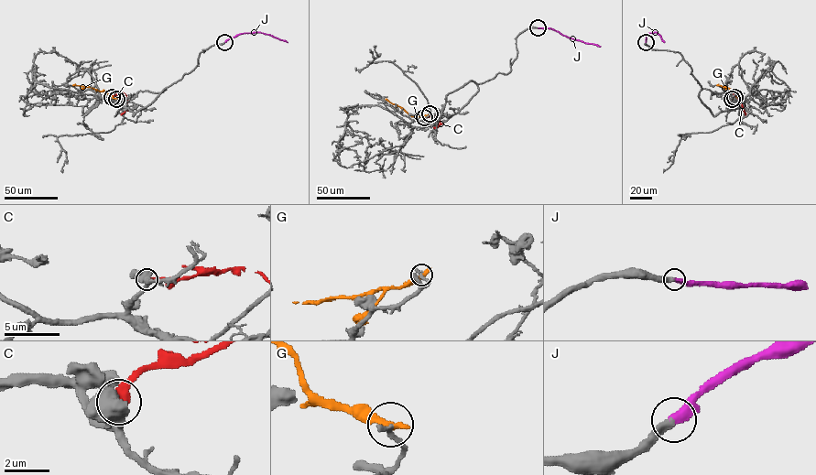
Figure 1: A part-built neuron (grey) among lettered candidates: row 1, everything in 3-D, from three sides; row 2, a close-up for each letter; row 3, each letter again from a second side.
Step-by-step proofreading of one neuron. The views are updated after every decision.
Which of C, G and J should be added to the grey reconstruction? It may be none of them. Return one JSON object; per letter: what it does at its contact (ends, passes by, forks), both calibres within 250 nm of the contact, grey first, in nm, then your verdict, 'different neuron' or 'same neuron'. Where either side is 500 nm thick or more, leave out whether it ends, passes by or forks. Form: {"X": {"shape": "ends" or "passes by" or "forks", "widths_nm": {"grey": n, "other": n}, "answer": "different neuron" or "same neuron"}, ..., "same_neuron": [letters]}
{"C": {"widths_nm": {"grey": 650, "other": 400}, "answer": "different neuron"}, "G": {"shape": "ends", "widths_nm": {"grey": 280, "other": 360}, "answer": "different neuron"}, "J": {"shape": "ends", "widths_nm": {"grey": 320, "other": 400}, "answer": "same neuron"}, "same_neuron": ["J"]}

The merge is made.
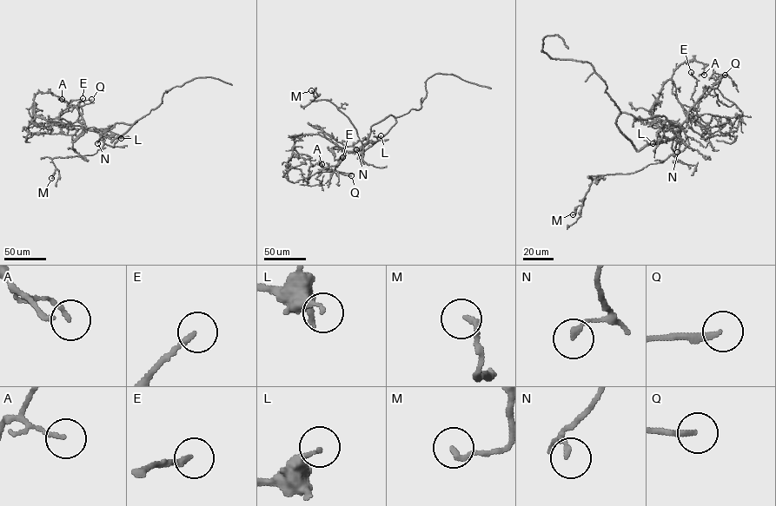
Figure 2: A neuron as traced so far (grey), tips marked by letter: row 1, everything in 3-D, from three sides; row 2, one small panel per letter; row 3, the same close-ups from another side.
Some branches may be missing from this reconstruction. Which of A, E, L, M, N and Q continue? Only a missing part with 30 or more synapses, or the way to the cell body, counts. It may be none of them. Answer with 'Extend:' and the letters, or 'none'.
Extend: none

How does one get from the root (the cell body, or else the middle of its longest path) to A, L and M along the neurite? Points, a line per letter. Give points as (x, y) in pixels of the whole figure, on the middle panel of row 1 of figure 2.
A: (366, 144), (345, 151), (318, 134), (297, 136), (294, 147), (297, 153), (309, 155), (312, 166), (321, 164)
L: (366, 144), (368, 138), (373, 142), (381, 135)
M: (366, 144), (361, 148), (362, 154), (363, 146), (348, 118), (328, 101), (312, 101), (315, 97), (311, 90)

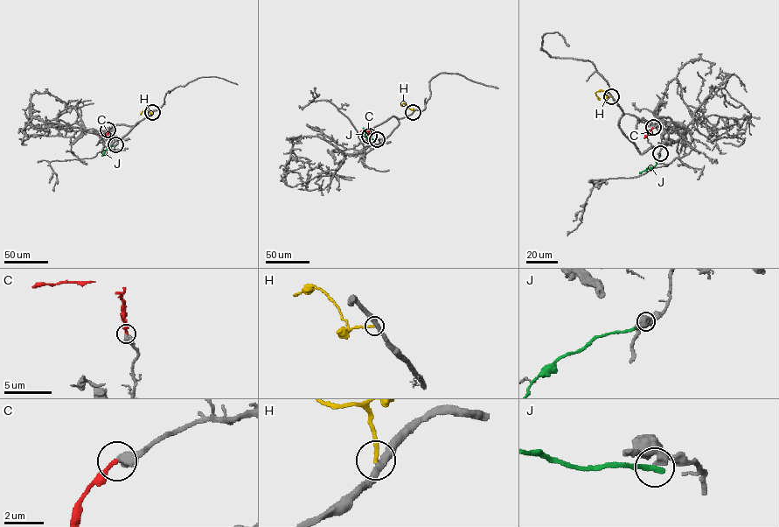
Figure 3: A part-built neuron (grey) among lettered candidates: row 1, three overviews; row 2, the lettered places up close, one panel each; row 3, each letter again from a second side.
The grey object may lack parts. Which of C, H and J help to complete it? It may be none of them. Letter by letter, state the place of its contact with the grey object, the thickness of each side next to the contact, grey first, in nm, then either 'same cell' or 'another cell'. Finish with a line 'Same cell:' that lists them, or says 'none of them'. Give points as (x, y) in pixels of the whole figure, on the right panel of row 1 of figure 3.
C: (653, 127) | 550/240 nm | same cell
H: (611, 96) | 400/200 nm | another cell
J: (660, 153) | 400/280 nm | another cell
Same cell: C

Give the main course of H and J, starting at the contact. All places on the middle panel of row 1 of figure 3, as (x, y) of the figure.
H: (413, 112), (404, 103), (401, 105)
J: (377, 139), (366, 137), (363, 128)

